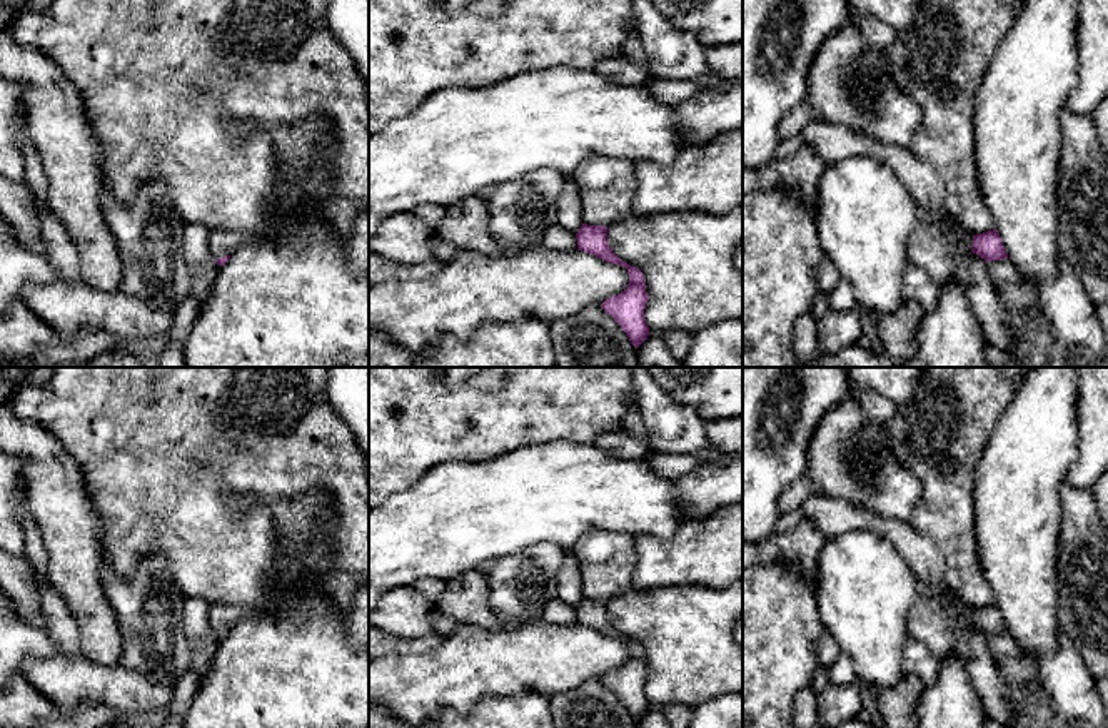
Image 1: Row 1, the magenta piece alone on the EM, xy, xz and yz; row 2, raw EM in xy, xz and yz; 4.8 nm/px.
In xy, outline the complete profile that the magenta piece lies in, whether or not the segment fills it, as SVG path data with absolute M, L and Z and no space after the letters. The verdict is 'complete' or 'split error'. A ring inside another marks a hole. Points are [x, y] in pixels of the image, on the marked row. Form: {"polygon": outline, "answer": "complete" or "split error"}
{"polygon": "M212 230L209 235L209 249L217 265L224 265L230 259L230 254L244 240L252 242L254 235L244 235L244 234L227 232L227 230Z", "answer": "split error"}

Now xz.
{"polygon": "M594 155L581 162L571 179L579 189L582 225L576 234L577 249L611 264L627 269L627 287L601 307L614 317L637 349L649 336L644 309L649 301L644 274L619 259L607 244L607 225L631 214L636 192L634 164L622 159Z", "answer": "split error"}

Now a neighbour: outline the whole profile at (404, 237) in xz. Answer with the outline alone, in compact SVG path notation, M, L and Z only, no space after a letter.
M404 212L384 220L369 240L369 250L400 264L422 264L434 259L434 229L414 212Z

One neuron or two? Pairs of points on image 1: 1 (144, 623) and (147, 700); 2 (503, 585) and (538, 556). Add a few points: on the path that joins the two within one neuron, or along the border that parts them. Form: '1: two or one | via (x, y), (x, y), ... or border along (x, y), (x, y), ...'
1: two | border along (119, 665), (144, 672), (172, 688)
2: one | via (511, 583), (529, 565)

